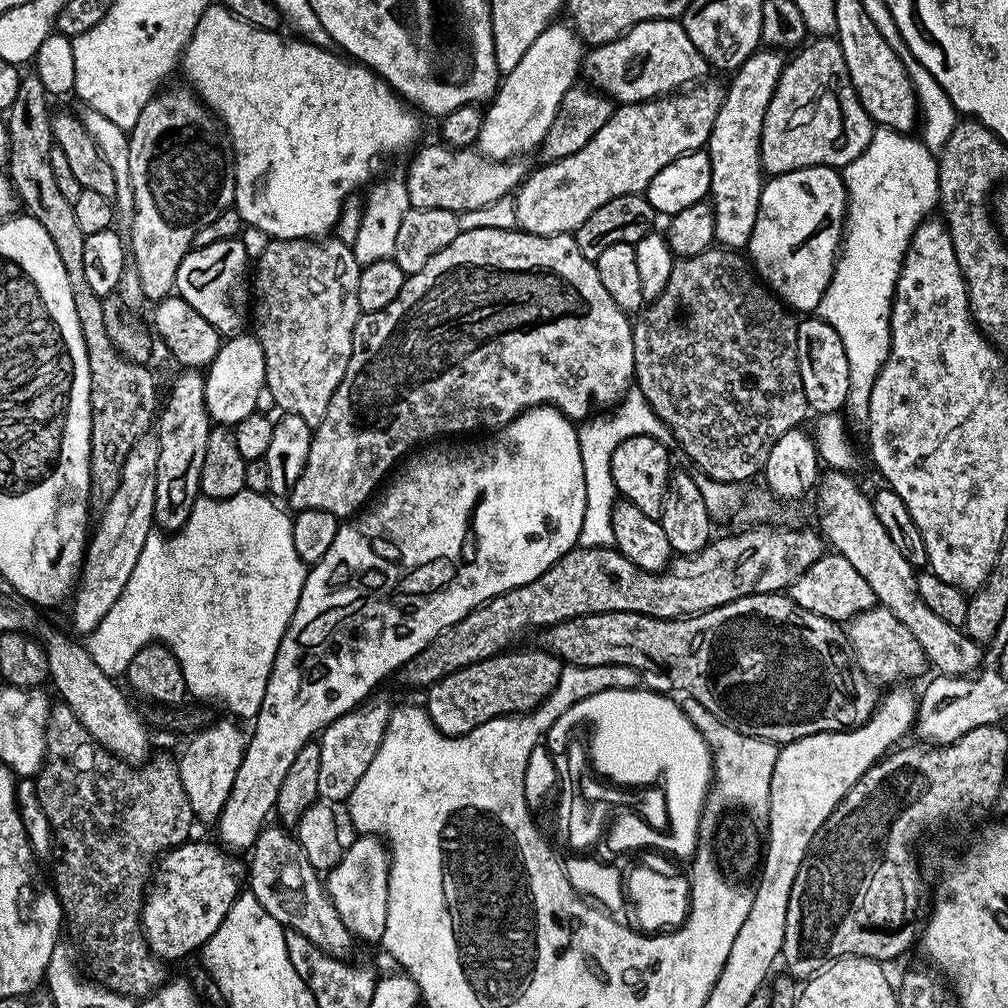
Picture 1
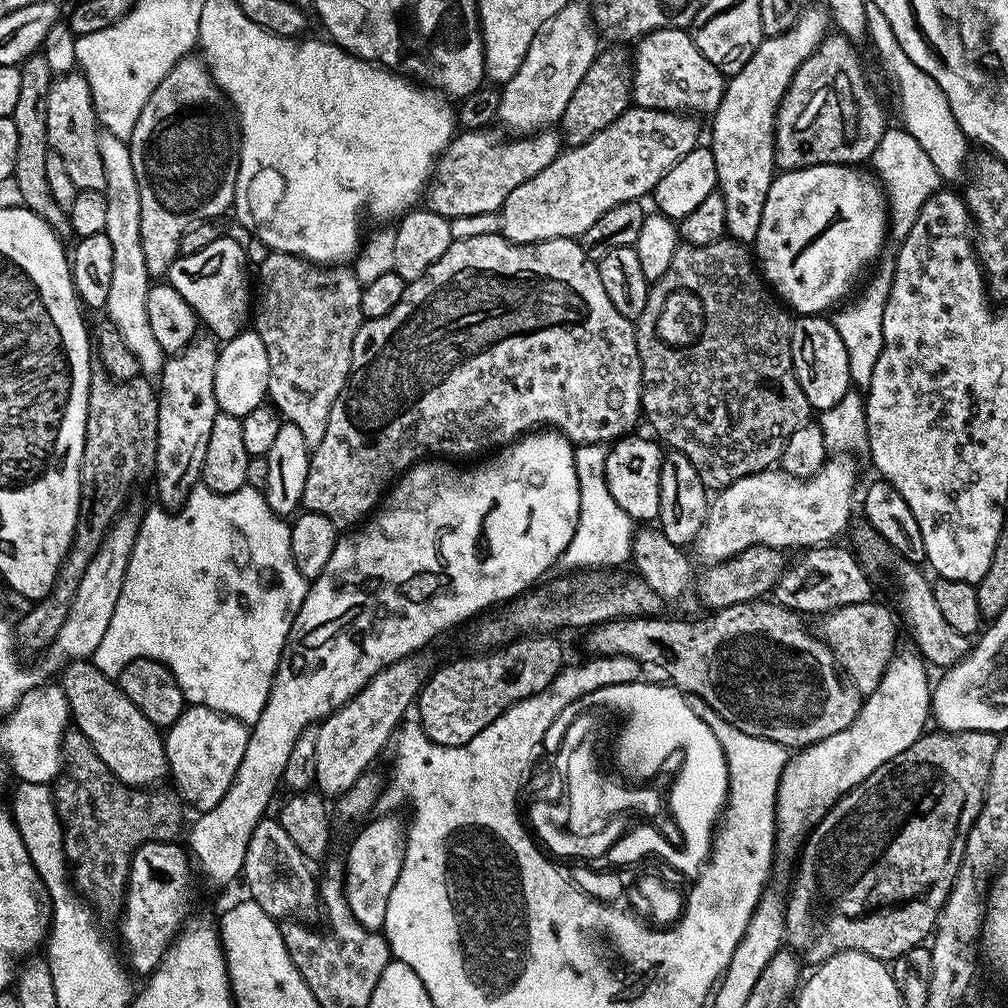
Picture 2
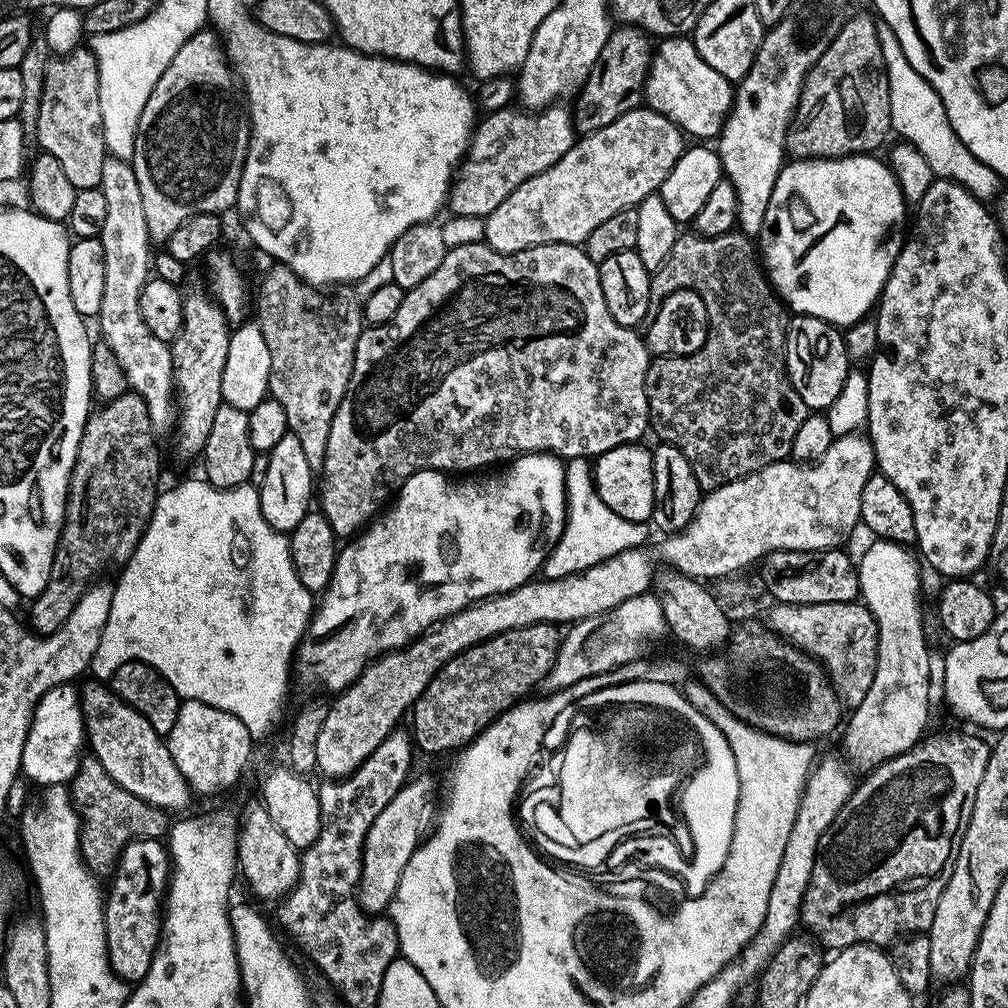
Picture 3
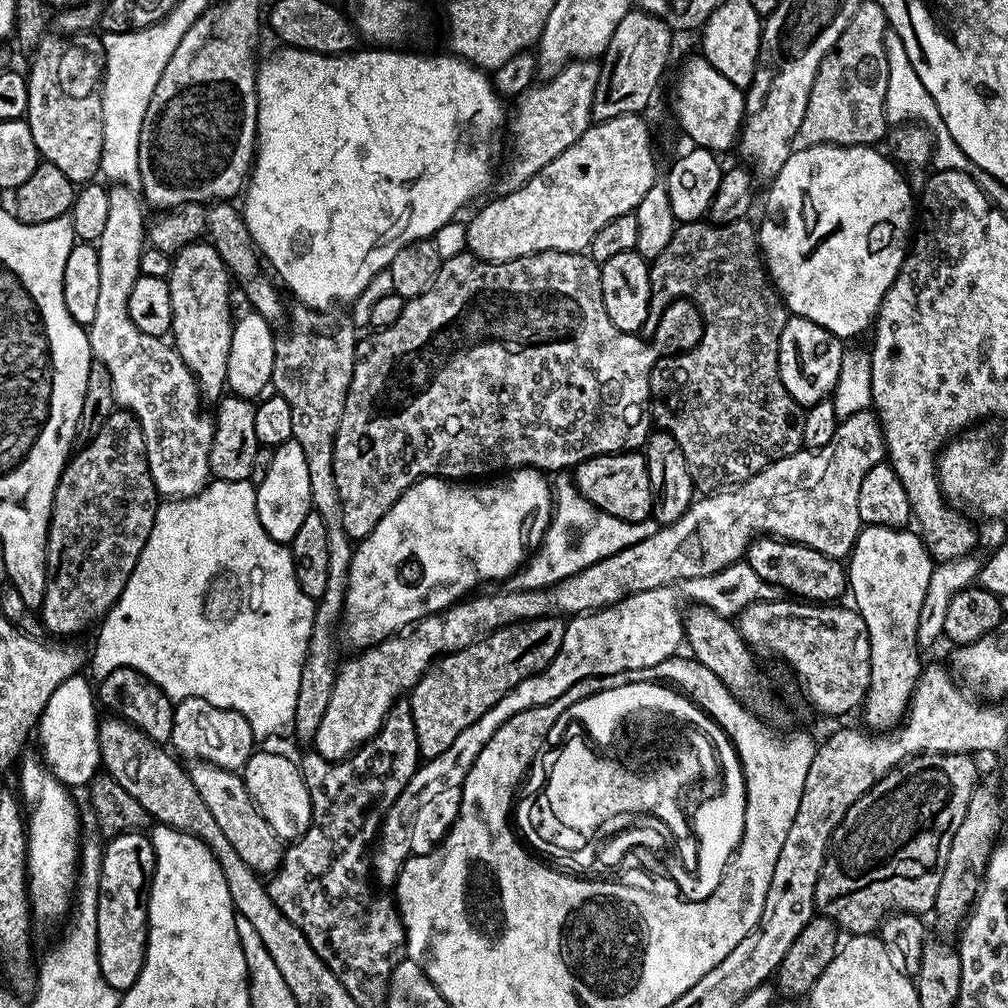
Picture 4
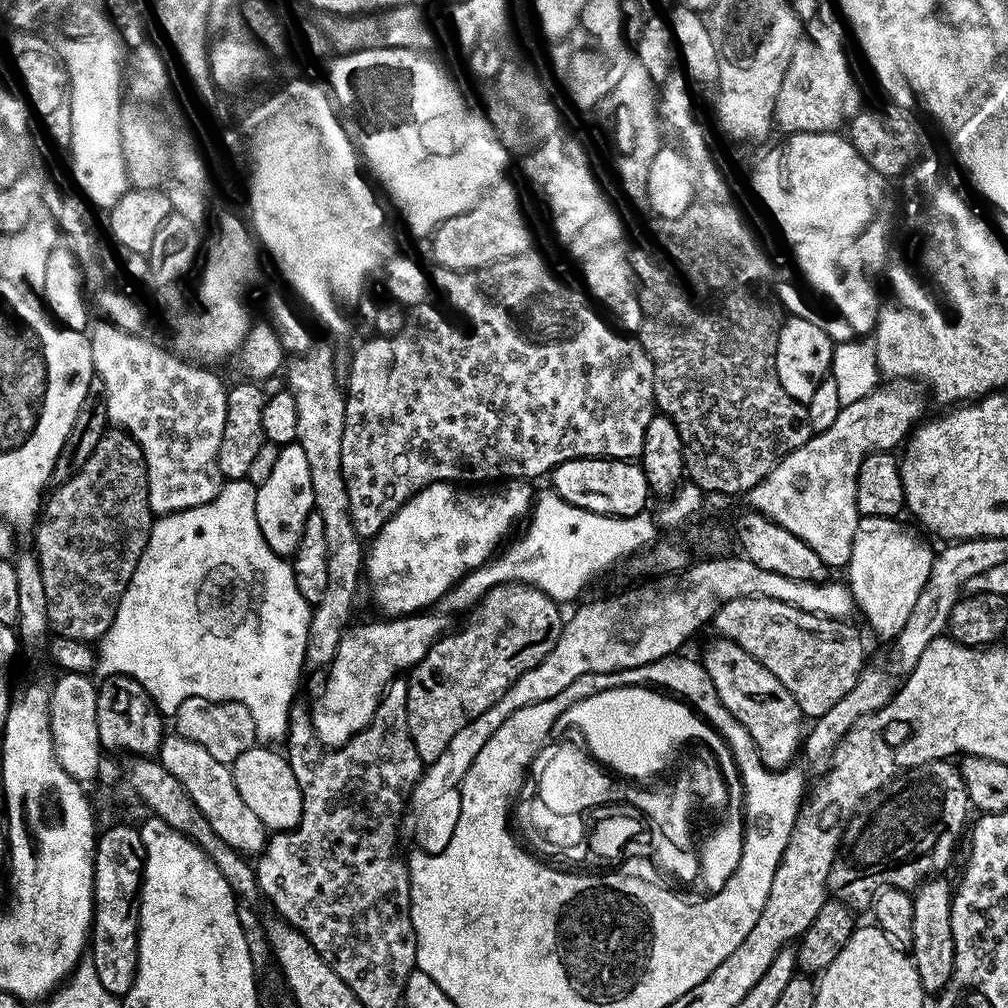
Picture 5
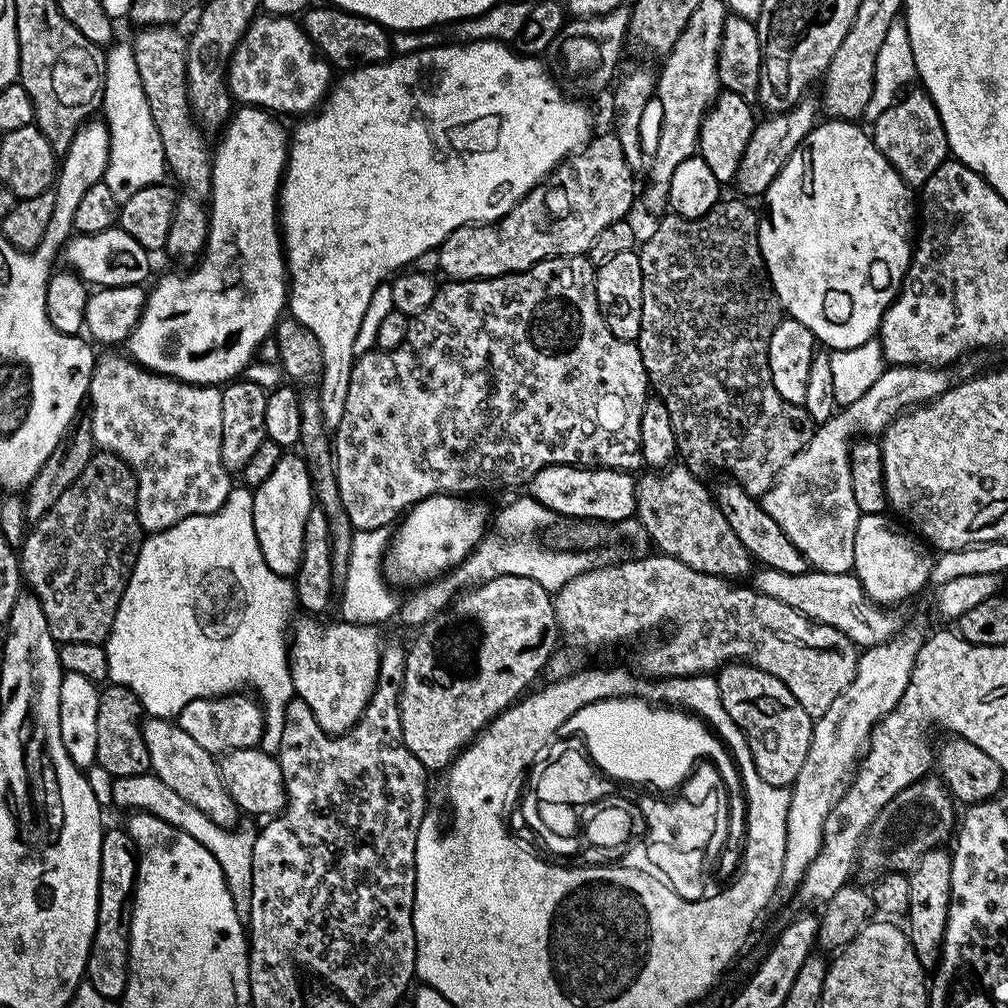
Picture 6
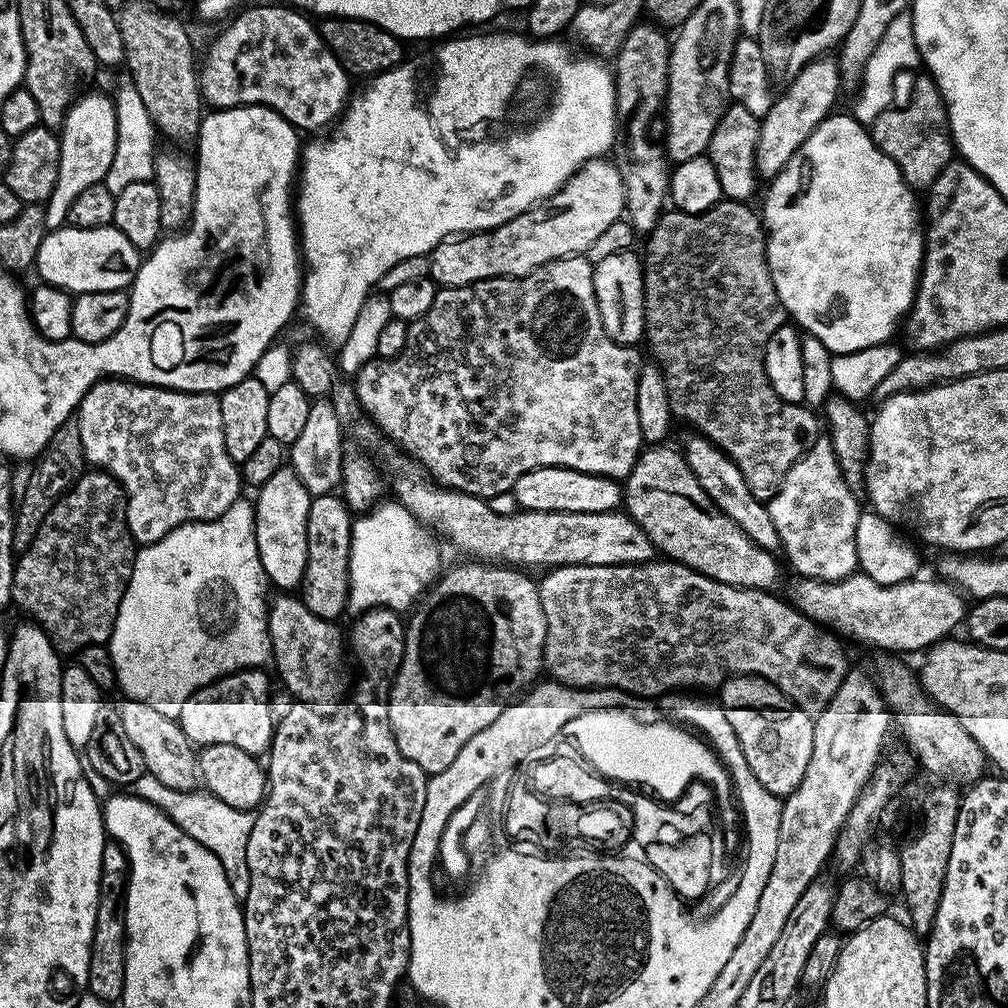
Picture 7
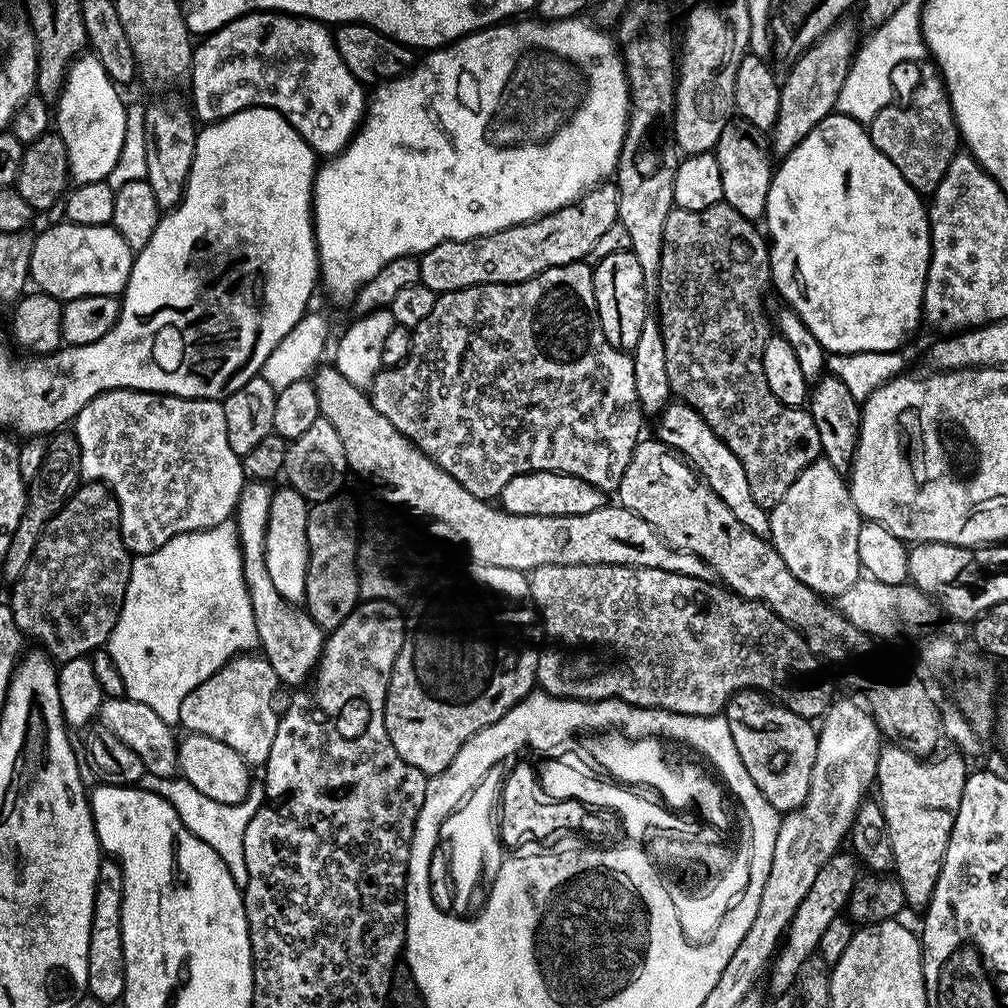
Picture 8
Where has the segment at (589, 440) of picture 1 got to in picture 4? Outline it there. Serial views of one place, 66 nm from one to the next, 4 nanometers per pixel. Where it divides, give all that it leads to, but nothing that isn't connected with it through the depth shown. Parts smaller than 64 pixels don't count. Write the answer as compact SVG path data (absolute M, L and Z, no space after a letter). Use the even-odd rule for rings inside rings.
M571 479L555 481L554 511L552 523L548 525L546 539L543 541L545 544L533 556L531 553L530 559L519 571L508 577L507 587L512 590L548 589L551 584L578 574L578 570L586 570L586 566L646 538L648 534L647 527L629 524L627 520L619 520L601 508L595 508L577 490Z

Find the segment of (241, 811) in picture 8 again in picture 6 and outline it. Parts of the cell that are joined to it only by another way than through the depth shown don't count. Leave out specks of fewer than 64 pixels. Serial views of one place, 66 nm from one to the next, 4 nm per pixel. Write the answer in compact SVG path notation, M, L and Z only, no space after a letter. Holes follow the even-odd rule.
M153 773L142 775L117 776L110 783L110 798L120 808L131 811L145 811L162 818L168 824L190 834L195 841L202 842L215 856L226 878L234 910L240 921L245 924L250 918L250 903L253 898L253 850L257 827L241 823L231 829L218 826L204 811L198 810L190 802L179 797Z

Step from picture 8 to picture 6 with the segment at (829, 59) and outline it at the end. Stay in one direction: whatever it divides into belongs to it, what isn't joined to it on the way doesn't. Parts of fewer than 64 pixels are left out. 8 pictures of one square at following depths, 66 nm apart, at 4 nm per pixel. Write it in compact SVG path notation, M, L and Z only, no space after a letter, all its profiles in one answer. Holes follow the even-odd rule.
M805 98L798 101L788 111L769 115L764 118L768 120L761 119L757 123L756 128L750 134L750 142L746 142L746 154L742 156L742 162L736 171L734 188L741 192L737 192L741 197L763 197L764 191L770 186L770 182L774 182L774 178L778 178L782 166L786 166L790 154L794 154L794 150L800 148L800 143L816 127L818 123L816 108L818 112L817 101L815 104L811 98Z

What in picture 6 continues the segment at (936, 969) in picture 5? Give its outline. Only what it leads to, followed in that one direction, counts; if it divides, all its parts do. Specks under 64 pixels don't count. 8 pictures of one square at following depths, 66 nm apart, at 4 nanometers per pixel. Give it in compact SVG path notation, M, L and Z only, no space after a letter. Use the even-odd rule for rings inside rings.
M943 847L931 848L922 858L912 867L912 871L907 873L908 889L910 898L908 899L908 911L906 913L906 931L908 940L912 944L914 954L918 962L925 970L935 969L940 963L940 951L944 945L944 935L946 934L946 914L950 912L950 870L952 869L952 858Z

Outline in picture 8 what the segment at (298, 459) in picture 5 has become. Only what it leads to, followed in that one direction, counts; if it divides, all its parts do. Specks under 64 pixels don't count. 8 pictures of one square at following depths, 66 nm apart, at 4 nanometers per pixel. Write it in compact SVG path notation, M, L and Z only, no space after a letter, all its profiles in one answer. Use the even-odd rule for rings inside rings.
M291 486L277 487L270 502L270 518L266 522L266 570L270 570L270 579L278 594L288 604L303 605L306 594L306 570L308 569L308 543L306 542L306 518L310 507L301 492Z

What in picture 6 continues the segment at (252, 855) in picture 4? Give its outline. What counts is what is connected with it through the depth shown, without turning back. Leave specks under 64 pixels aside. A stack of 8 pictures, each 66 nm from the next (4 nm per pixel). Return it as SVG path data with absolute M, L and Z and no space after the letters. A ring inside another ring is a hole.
M168 718L145 719L142 731L146 750L150 754L151 771L157 778L186 802L204 811L220 827L231 829L241 819L242 813L222 782L220 765L213 753L198 746L198 742L194 742L194 738L190 738L190 734L186 734L179 723Z

